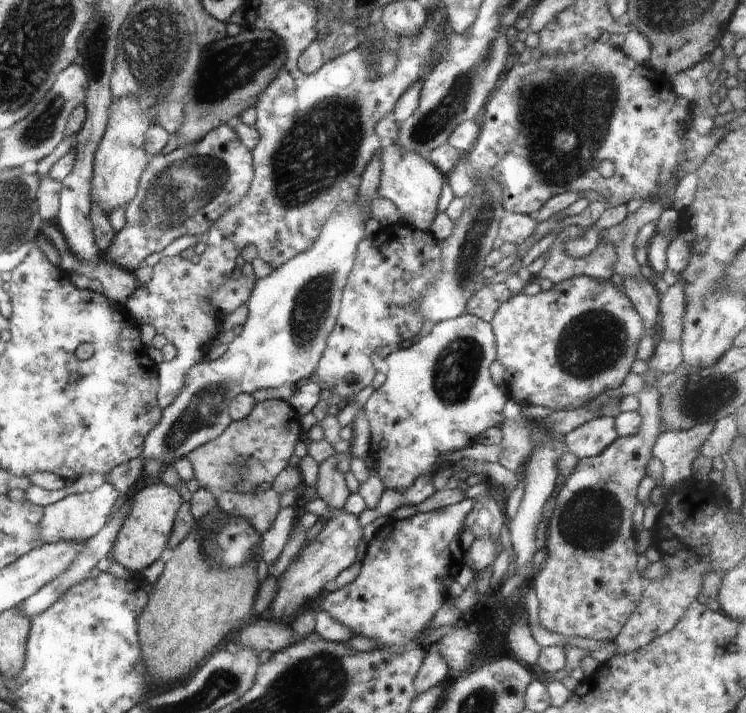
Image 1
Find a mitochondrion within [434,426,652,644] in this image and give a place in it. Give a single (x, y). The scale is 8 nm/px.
(591, 520)

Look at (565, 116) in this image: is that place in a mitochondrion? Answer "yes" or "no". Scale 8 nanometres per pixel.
yes

